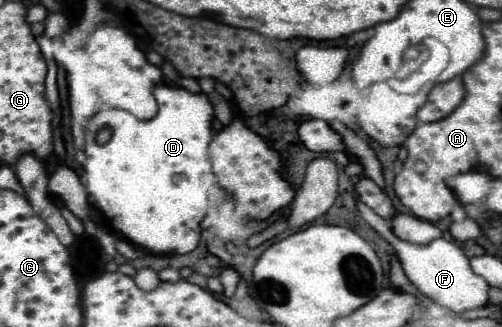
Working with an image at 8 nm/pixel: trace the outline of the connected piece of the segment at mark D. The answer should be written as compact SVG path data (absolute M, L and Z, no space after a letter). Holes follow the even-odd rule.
M159 85L155 89L155 99L159 103L159 113L151 121L141 121L135 115L121 109L101 109L87 123L85 131L85 187L89 195L95 199L99 209L111 217L125 239L135 245L147 247L153 253L189 253L197 247L201 235L201 219L207 213L209 205L209 187L213 183L211 161L207 153L207 145L213 137L211 121L213 121L213 105L207 95L193 95L183 87ZM111 125L111 141L105 145L95 143L95 135L101 127Z

